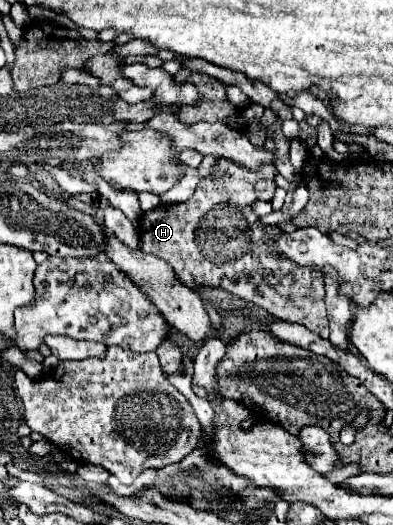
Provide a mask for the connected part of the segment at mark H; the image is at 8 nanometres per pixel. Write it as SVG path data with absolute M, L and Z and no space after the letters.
M218 159L218 165L218 171L224 175L202 179L192 199L176 205L160 205L144 213L140 221L142 251L170 263L178 279L192 289L226 289L244 301L264 307L282 321L300 323L320 337L328 337L322 277L288 259L270 255L266 239L278 235L280 229L262 225L252 213L252 203L256 199L254 183L258 179L274 179L276 167L262 165L262 169L250 171L242 169L242 165L224 163L222 159Z

